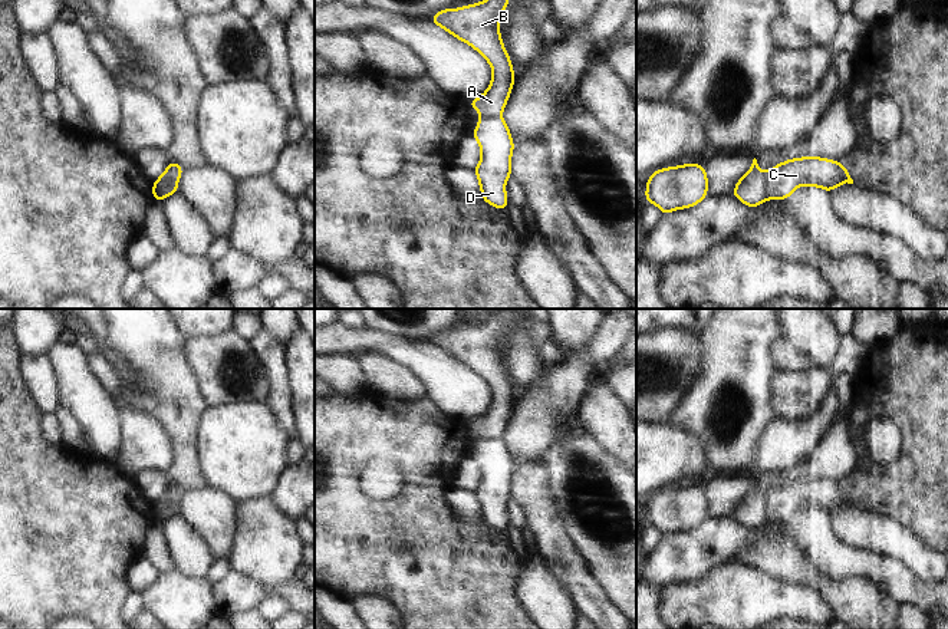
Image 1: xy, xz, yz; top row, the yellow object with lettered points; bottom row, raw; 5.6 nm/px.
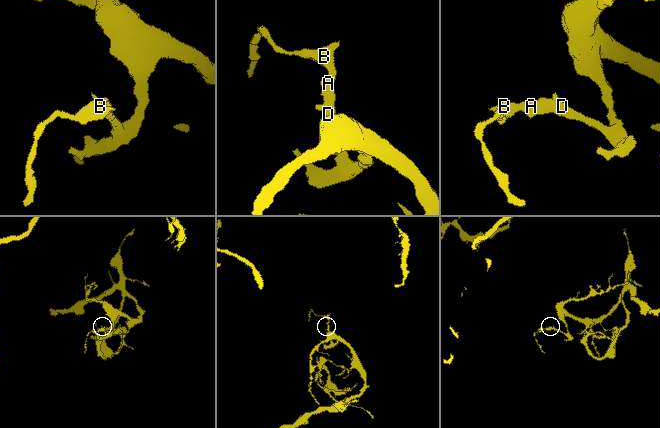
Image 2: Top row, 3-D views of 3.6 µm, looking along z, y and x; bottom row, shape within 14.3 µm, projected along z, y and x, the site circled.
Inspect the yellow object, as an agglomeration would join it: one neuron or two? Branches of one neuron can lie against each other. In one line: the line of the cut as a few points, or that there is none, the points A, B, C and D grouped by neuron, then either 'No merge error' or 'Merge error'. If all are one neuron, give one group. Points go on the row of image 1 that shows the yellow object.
Split along yz (764, 174), (764, 196), (767, 198). Groups: A B / C D. Merge error

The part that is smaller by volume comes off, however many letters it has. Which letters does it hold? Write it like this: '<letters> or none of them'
A, B

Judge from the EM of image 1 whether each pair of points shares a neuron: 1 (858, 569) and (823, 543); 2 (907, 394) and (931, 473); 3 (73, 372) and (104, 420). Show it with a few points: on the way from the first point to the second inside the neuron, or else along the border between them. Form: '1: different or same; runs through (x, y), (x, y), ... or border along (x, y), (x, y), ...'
1: same; runs through (849, 562), (842, 562), (832, 552)
2: same; runs through (927, 414), (931, 418), (931, 453)
3: same; runs through (75, 384), (94, 408)

